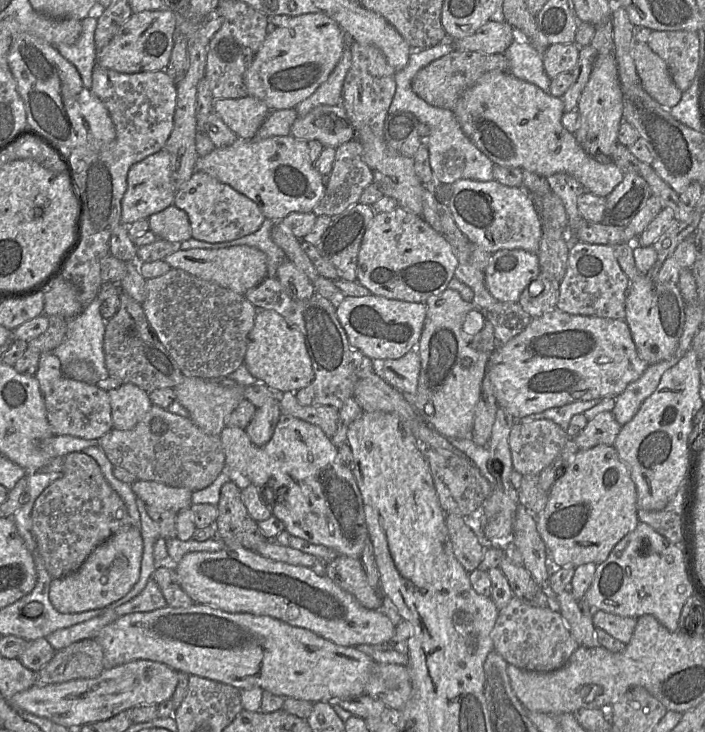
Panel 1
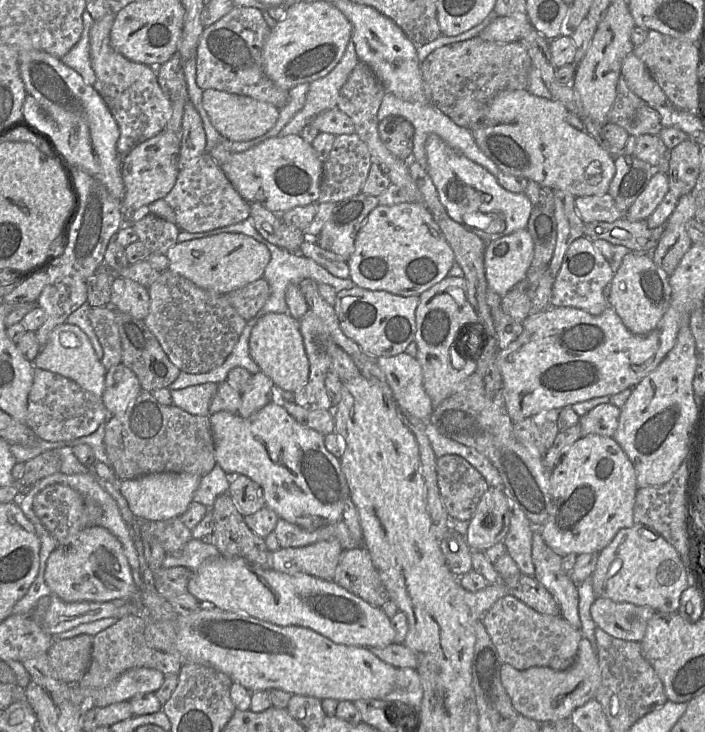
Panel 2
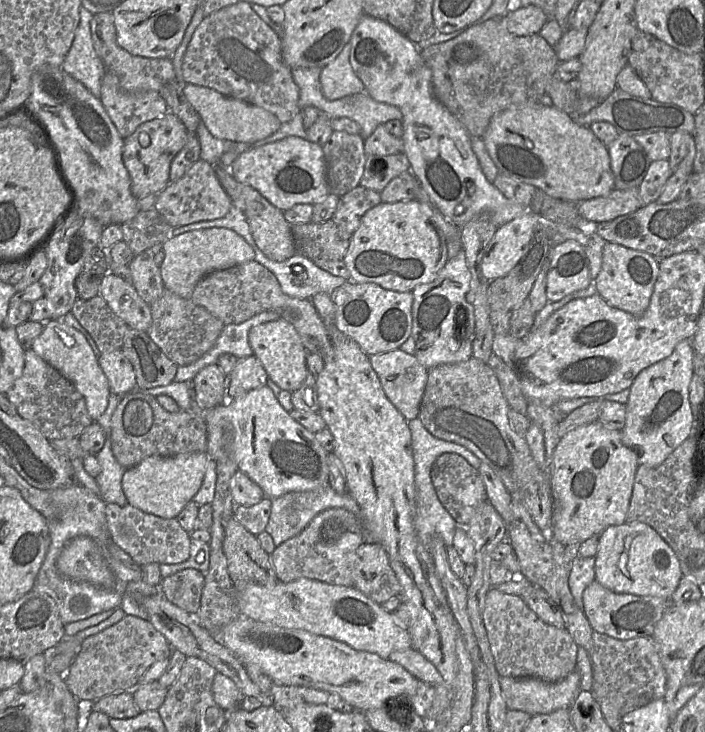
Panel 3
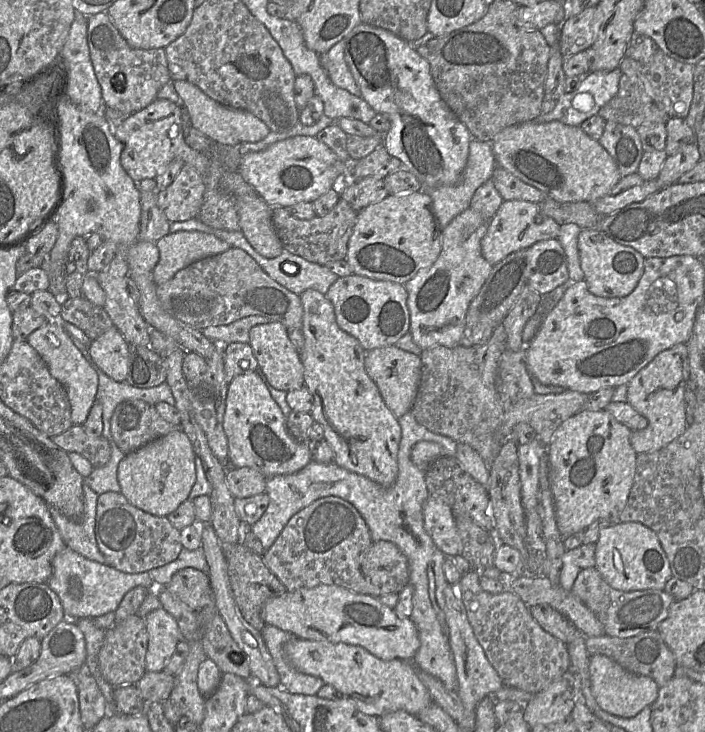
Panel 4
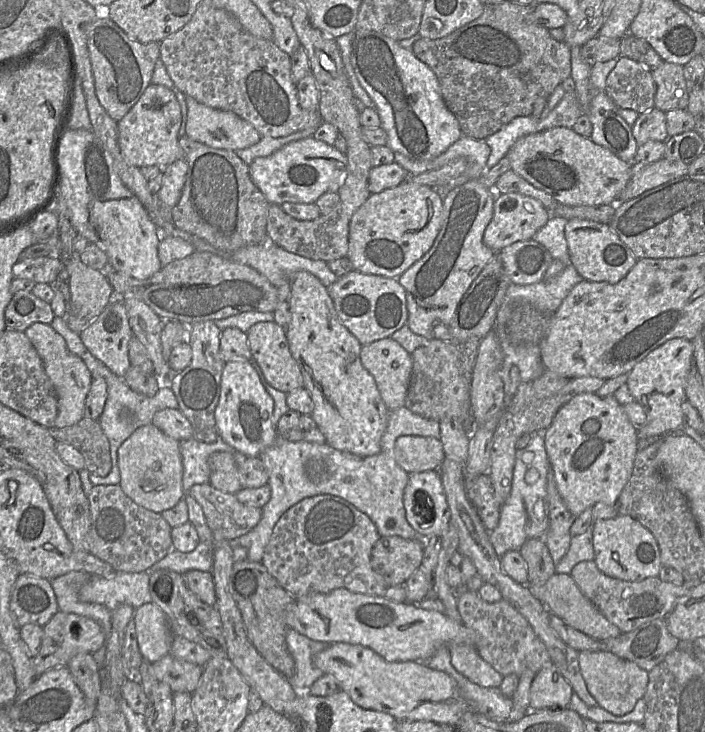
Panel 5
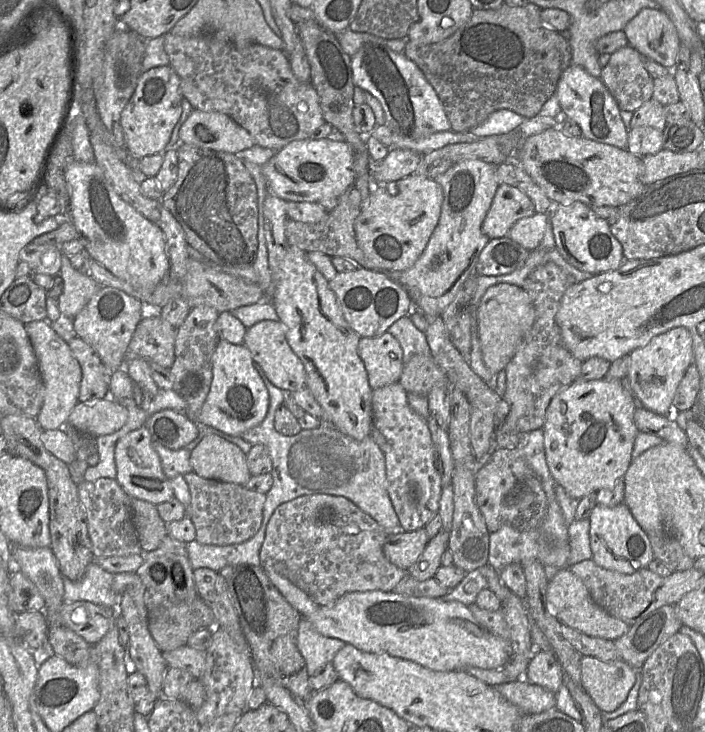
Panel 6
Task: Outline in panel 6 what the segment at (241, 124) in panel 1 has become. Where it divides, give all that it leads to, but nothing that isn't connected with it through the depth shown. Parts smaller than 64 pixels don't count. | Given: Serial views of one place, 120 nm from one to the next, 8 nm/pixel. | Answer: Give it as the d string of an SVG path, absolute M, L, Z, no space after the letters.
M197 109L183 123L179 137L180 143L232 154L255 145L250 133L228 115Z

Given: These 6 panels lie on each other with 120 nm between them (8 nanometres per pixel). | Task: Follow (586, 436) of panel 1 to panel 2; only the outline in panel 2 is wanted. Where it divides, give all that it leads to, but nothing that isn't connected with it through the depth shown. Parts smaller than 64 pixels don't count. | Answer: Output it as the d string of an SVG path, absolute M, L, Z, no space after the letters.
M611 403L599 404L581 416L582 435L599 434L613 437L618 428L621 408Z

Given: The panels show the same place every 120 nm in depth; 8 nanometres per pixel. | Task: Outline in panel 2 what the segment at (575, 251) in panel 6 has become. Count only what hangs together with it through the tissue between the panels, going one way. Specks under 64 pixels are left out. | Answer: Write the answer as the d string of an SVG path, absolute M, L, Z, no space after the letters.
M635 252L624 256L609 285L608 301L625 326L634 334L652 331L671 304L671 287L666 272L651 257Z

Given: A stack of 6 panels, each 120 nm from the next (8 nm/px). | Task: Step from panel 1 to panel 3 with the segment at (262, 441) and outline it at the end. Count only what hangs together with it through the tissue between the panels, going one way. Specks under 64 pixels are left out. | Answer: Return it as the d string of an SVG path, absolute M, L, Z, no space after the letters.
M254 354L238 358L235 367L227 377L226 401L240 397L250 390L267 386L268 381L265 369Z

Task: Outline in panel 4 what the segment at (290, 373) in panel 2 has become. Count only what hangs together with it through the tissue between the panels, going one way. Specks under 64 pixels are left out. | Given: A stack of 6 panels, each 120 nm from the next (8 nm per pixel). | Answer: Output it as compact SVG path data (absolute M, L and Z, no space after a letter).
M280 322L257 324L249 332L250 346L259 368L269 383L277 390L292 391L305 386L304 368L298 350L291 343L287 328Z

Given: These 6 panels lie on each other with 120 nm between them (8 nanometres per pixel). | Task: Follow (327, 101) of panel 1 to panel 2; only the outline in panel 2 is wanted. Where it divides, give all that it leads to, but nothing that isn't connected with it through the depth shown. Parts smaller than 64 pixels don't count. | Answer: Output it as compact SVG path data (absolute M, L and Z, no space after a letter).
M350 40L338 64L324 77L309 84L303 108L286 124L276 137L300 134L320 113L336 108L340 89L359 59Z

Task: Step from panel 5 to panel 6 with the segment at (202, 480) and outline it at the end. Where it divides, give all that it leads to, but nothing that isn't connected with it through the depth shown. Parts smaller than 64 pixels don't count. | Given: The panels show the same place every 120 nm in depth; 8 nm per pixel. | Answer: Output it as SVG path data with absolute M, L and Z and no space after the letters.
M199 426L199 435L197 438L179 450L170 450L162 446L158 441L154 441L152 439L152 446L160 458L161 468L168 479L193 472L193 468L190 463L191 452L201 439L209 433L216 434L226 439L225 434L222 431L210 426Z

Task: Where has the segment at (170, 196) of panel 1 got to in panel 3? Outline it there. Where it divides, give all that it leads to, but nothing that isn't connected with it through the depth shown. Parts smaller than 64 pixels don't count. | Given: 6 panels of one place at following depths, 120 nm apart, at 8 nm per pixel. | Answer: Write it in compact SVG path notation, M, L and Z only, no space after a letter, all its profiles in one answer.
M172 112L141 124L130 136L124 138L122 159L131 179L131 192L138 200L149 194L158 194L170 182L169 173L173 158L184 147L188 130Z

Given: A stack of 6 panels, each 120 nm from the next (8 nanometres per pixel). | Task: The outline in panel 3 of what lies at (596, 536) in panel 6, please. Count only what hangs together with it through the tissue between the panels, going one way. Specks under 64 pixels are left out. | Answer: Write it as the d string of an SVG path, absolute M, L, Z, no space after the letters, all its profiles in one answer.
M642 522L606 528L600 534L595 559L595 580L616 593L671 599L683 577L673 549L654 528Z

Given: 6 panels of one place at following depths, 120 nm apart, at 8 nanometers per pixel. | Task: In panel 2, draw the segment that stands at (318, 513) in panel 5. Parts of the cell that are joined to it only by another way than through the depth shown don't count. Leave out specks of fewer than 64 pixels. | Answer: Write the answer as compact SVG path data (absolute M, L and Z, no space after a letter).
M337 539L304 547L281 548L270 554L270 568L289 575L308 574L326 581L334 579L344 549Z

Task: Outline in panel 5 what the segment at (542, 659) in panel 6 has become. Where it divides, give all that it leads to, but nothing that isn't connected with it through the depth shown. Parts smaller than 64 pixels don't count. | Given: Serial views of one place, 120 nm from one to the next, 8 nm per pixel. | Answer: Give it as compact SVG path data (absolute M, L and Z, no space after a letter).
M554 665L537 672L529 691L529 710L567 709L573 688Z

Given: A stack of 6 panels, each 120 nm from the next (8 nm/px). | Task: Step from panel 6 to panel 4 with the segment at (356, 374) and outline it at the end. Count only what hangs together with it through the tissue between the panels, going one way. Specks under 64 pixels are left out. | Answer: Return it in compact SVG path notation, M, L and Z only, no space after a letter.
M307 289L300 294L300 299L305 343L299 354L305 386L313 396L310 413L314 421L322 425L337 465L383 486L391 486L398 474L401 427L365 371L367 351L356 338L339 327L334 306L325 294Z

